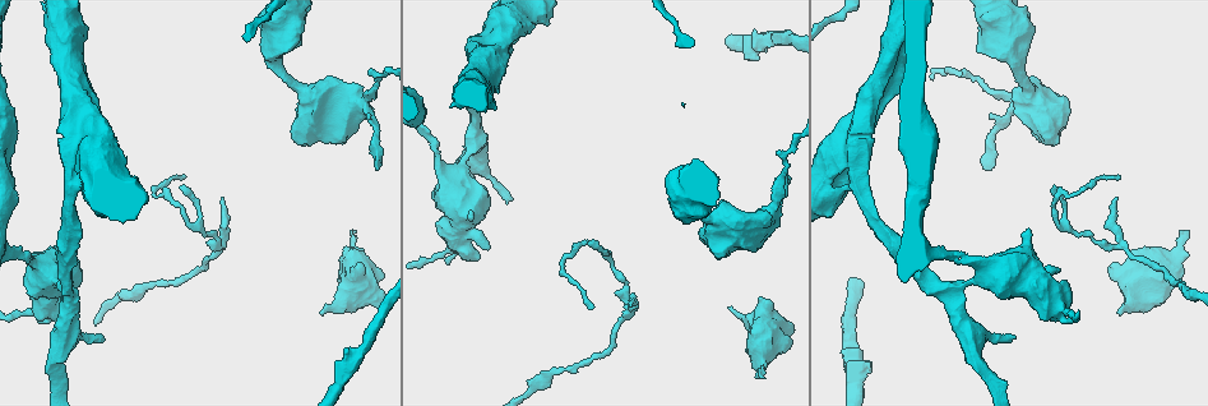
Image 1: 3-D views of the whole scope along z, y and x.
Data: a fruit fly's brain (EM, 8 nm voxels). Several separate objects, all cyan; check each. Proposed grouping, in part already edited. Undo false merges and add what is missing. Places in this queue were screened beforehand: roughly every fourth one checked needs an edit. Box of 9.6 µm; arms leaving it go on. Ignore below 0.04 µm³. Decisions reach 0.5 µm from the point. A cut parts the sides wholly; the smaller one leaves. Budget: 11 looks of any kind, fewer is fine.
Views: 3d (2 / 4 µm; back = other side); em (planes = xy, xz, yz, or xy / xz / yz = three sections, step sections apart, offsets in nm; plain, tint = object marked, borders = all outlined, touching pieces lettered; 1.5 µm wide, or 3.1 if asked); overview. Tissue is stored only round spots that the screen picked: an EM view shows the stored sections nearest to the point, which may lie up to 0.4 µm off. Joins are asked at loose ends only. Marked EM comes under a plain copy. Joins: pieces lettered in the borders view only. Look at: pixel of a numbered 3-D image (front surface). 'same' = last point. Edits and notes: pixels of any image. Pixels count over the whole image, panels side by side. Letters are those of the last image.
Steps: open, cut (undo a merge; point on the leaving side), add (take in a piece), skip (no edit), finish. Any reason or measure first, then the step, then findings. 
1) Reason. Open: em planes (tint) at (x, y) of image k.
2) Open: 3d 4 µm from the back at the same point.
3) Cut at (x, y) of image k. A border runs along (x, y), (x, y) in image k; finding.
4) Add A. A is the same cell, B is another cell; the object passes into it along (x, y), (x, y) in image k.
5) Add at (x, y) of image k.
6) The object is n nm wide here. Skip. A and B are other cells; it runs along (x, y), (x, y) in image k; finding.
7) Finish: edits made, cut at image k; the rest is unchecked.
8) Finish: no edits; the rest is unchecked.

Stops while still wide. Open: 3d 4 µm at (1108, 270) of image 1.

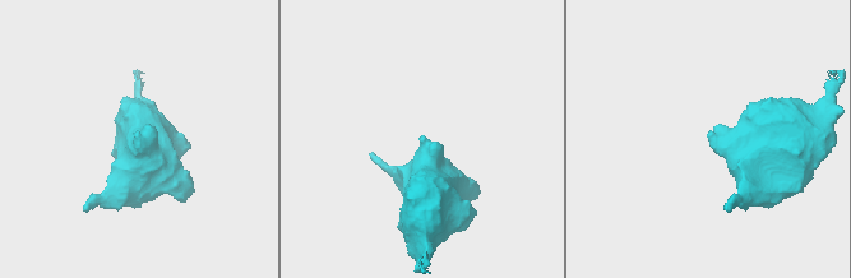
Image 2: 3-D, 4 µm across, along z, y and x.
Shape alone is not enough. Open: em 3.1 µm planes (borders) at (137, 135) of image 2.

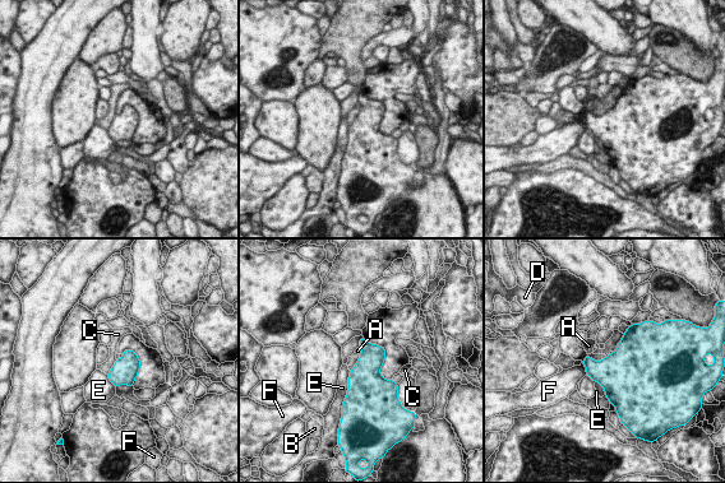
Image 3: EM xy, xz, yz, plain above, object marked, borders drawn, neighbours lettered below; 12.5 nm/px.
The longest contact is with E, 400 nm. Skip. A, B, C, D, E and F are other cells; a border runs along (360, 354), (350, 371) in image 3; none of them fits.

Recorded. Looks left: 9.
An open end. Open: 3d 2 µm at (1188, 231) of image 1.

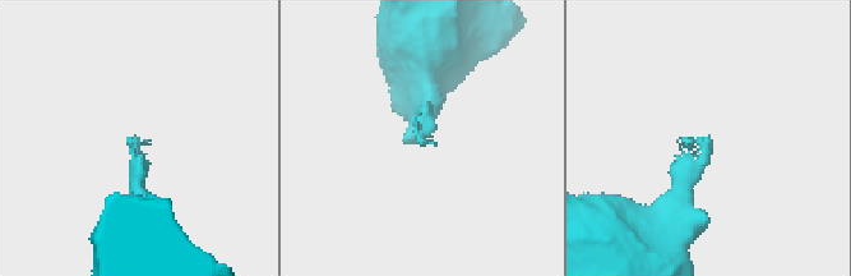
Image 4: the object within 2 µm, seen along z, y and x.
Need the tissue. Open: em planes (borders) at (708, 139) of image 4.

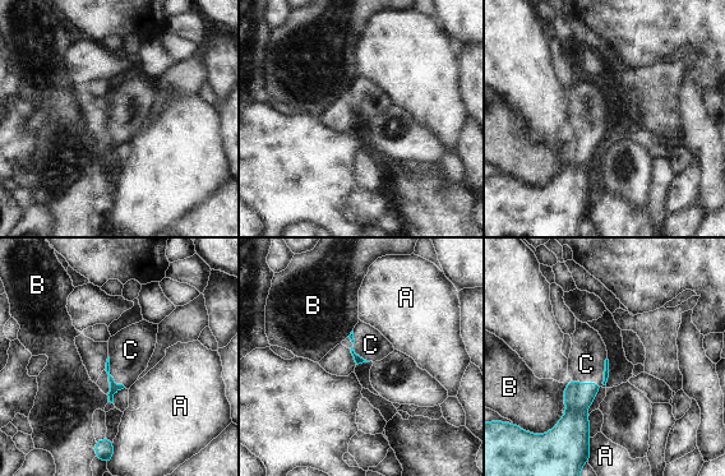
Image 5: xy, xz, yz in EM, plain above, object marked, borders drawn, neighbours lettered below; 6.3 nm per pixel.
Add C. C is the same cell, A and B are other cells; the object passes into it along (578, 397), (596, 383), (586, 364) in image 5; it goes on there.

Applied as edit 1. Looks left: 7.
Open: overview.

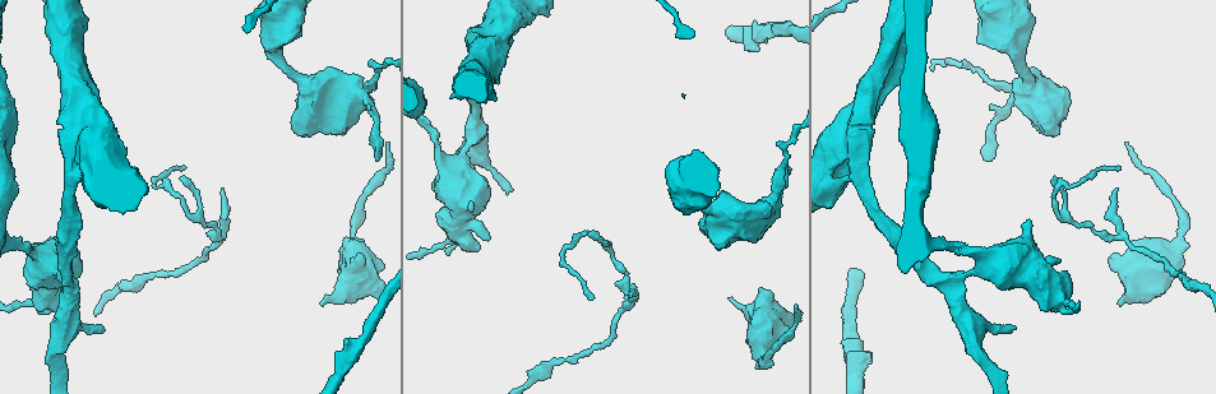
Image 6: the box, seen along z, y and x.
Free end. Open: 3d 4 µm at (377, 161) of image 6.

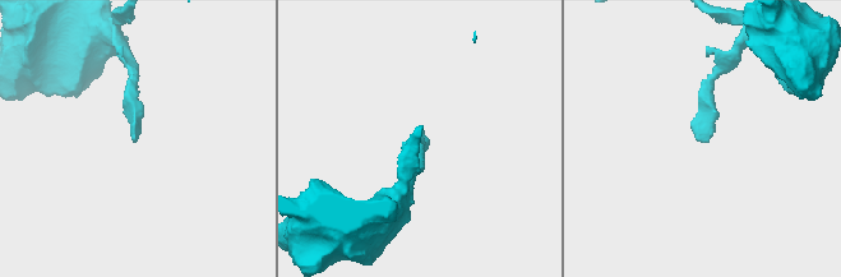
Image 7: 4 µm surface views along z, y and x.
Now the EM. Open: em xy step 4 (borders) at (133, 139) of image 7.

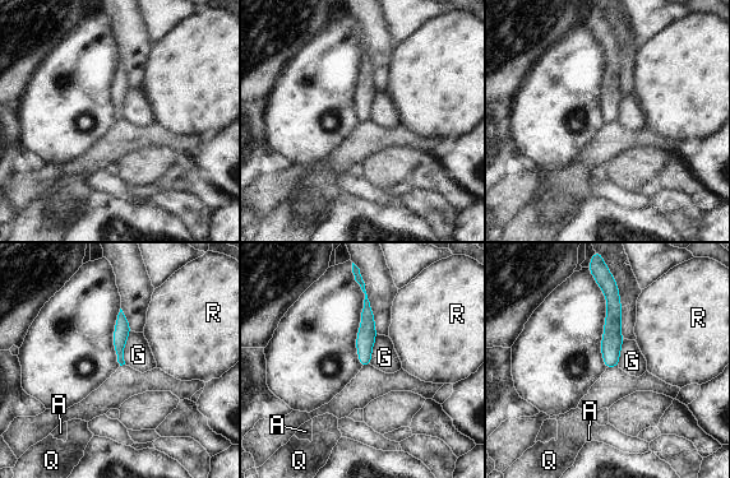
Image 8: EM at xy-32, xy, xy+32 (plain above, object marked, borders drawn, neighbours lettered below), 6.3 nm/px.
Another direction. Open: em planes (borders) at the same point.

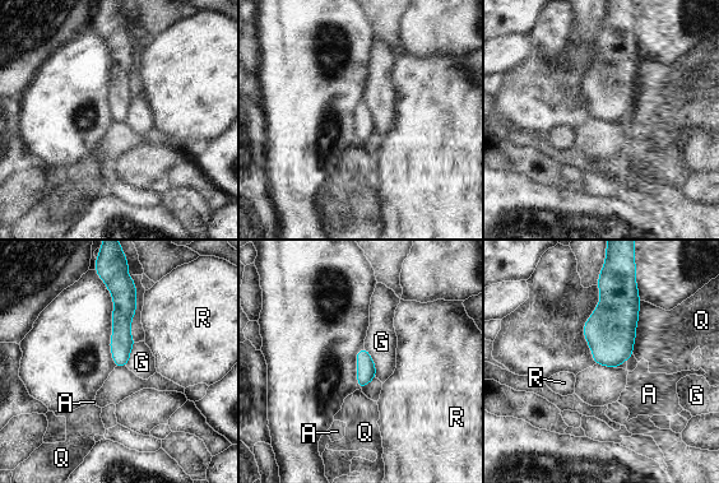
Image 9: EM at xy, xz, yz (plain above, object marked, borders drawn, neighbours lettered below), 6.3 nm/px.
The longest contact is with Q, 340 nm. Skip. A, G, Q and R are other cells; it runs along (123, 286), (119, 363) in image 9; no lettered piece goes on from it.

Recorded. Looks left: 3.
Branch stops here. Open: em xz step 4 (borders) at (489, 238) of image 6.

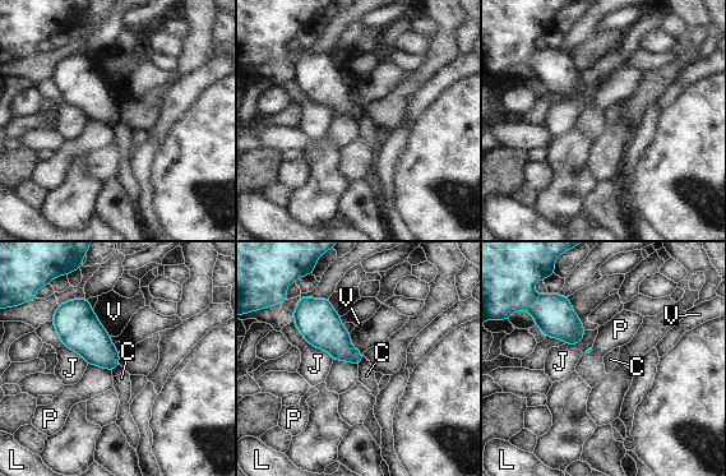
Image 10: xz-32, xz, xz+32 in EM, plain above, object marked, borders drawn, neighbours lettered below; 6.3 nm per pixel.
The longest contact is with J, 360 nm. Skip. C, J, L, P and V are other cells; none of them fits.

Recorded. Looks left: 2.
Finish: edits made, add at image 5; the rest is unchecked.

